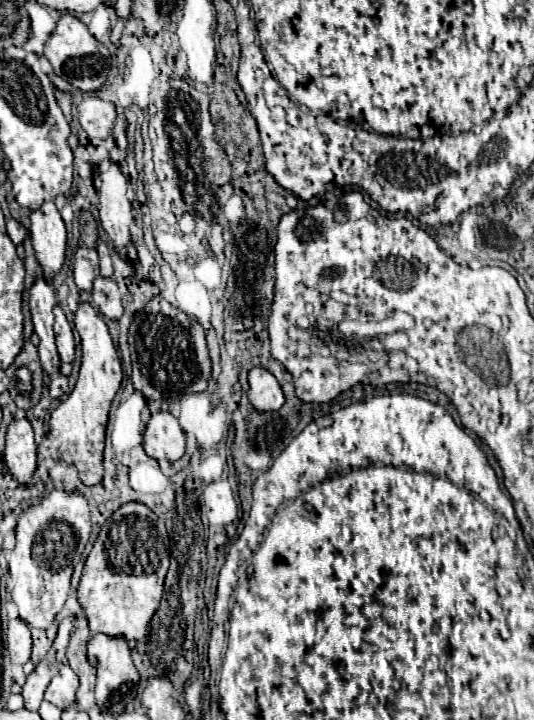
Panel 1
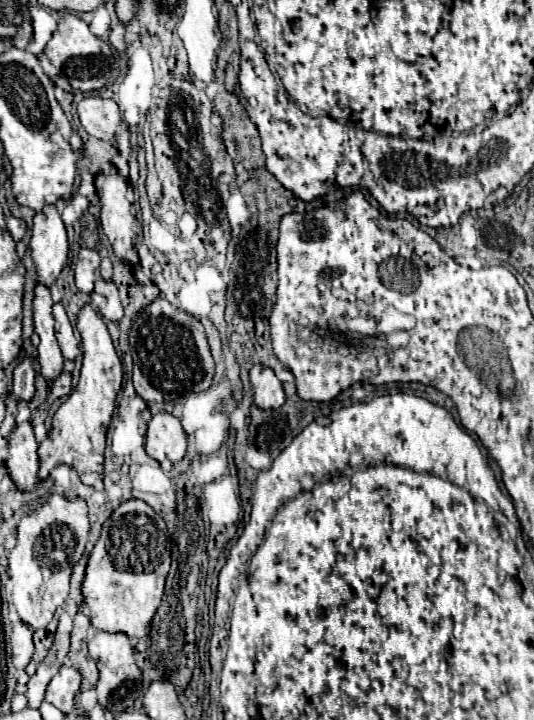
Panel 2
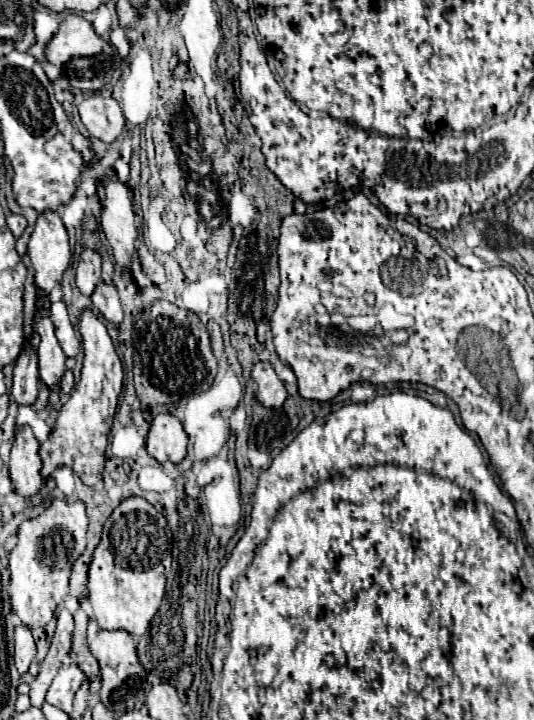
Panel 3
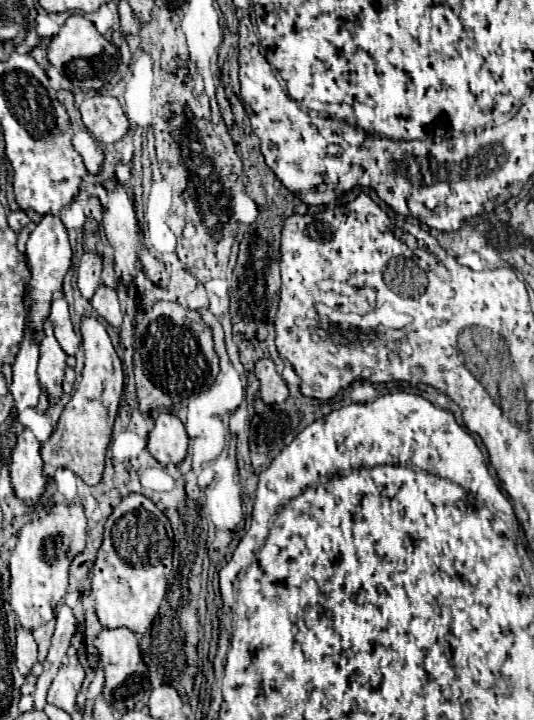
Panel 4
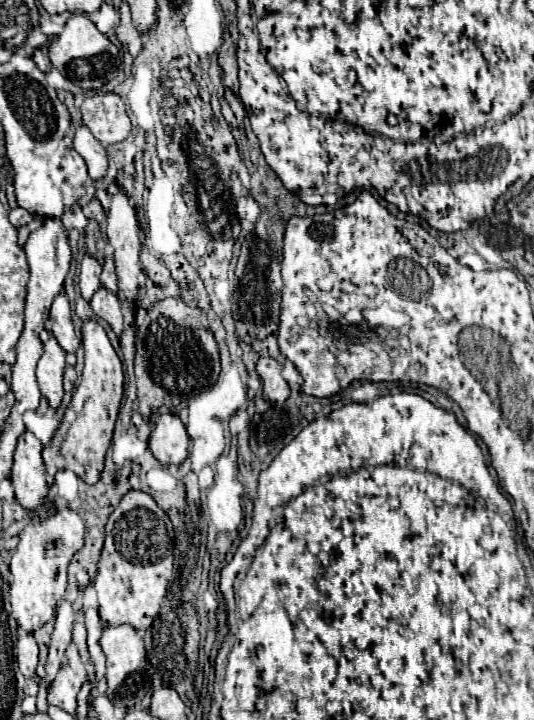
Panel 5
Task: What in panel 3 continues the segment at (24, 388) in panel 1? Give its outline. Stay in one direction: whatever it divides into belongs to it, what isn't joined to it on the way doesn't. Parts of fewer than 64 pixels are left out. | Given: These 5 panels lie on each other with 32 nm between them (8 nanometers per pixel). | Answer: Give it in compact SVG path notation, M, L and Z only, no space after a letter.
M26 338L14 364L14 384L10 388L18 406L32 406L38 398L38 354Z

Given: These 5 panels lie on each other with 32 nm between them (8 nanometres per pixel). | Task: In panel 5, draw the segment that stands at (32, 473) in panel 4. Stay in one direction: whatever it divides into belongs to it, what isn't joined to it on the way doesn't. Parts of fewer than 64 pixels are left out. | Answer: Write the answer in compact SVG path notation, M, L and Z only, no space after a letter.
M26 430L24 436L20 436L14 452L12 484L16 490L16 500L30 512L36 512L44 504L50 488L40 454L42 442Z

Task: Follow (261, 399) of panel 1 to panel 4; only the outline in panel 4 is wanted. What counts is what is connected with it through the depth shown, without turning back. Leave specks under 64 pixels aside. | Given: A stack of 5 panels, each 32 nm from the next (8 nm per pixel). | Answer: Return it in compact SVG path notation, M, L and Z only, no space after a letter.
M270 358L258 360L254 374L260 380L260 396L266 404L282 404L288 398L288 386Z

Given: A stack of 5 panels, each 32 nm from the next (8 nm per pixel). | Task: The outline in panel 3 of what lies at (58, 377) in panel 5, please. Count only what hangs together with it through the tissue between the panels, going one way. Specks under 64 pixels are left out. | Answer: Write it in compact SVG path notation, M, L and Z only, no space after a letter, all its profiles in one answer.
M50 300L44 304L44 308L38 308L40 314L36 318L36 332L40 334L42 342L38 346L38 374L40 382L46 384L50 390L60 390L60 380L64 376L64 362L66 354L62 352L56 336L54 336L54 324L48 316L50 310Z

